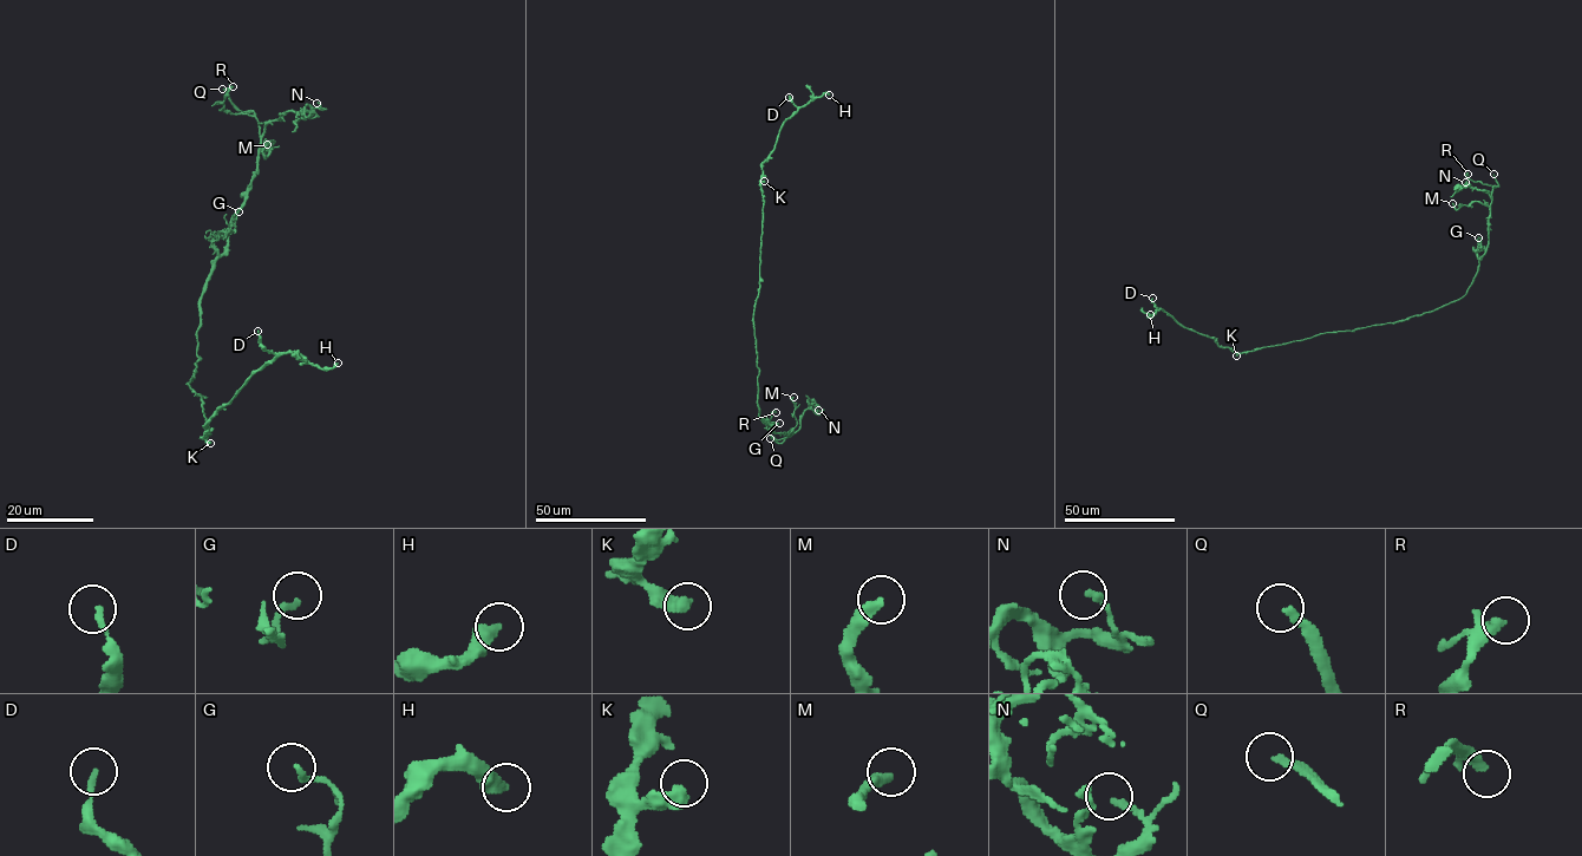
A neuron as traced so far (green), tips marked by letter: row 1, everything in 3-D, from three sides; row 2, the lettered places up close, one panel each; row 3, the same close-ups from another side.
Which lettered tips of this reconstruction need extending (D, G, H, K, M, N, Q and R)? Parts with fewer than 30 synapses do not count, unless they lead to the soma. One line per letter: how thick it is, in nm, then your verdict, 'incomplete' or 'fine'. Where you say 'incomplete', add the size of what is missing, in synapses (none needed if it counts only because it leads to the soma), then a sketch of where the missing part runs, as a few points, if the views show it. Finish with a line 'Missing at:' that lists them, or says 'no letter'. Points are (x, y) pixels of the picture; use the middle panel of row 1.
D: calibre 190 nm; fine
G: calibre 190 nm; fine
H: calibre 440 nm; incomplete; 500 synapses; course (829, 95), (920, 98), (935, 87), (935, 73), (947, 57), (954, 70), (952, 86), (946, 91)
K: calibre 440 nm; fine
M: calibre 360 nm; fine
N: calibre 200 nm; fine
Q: calibre 200 nm; incomplete; course (770, 438), (739, 440), (727, 449), (718, 445)
R: calibre 320 nm; fine
Missing at: H, Q

